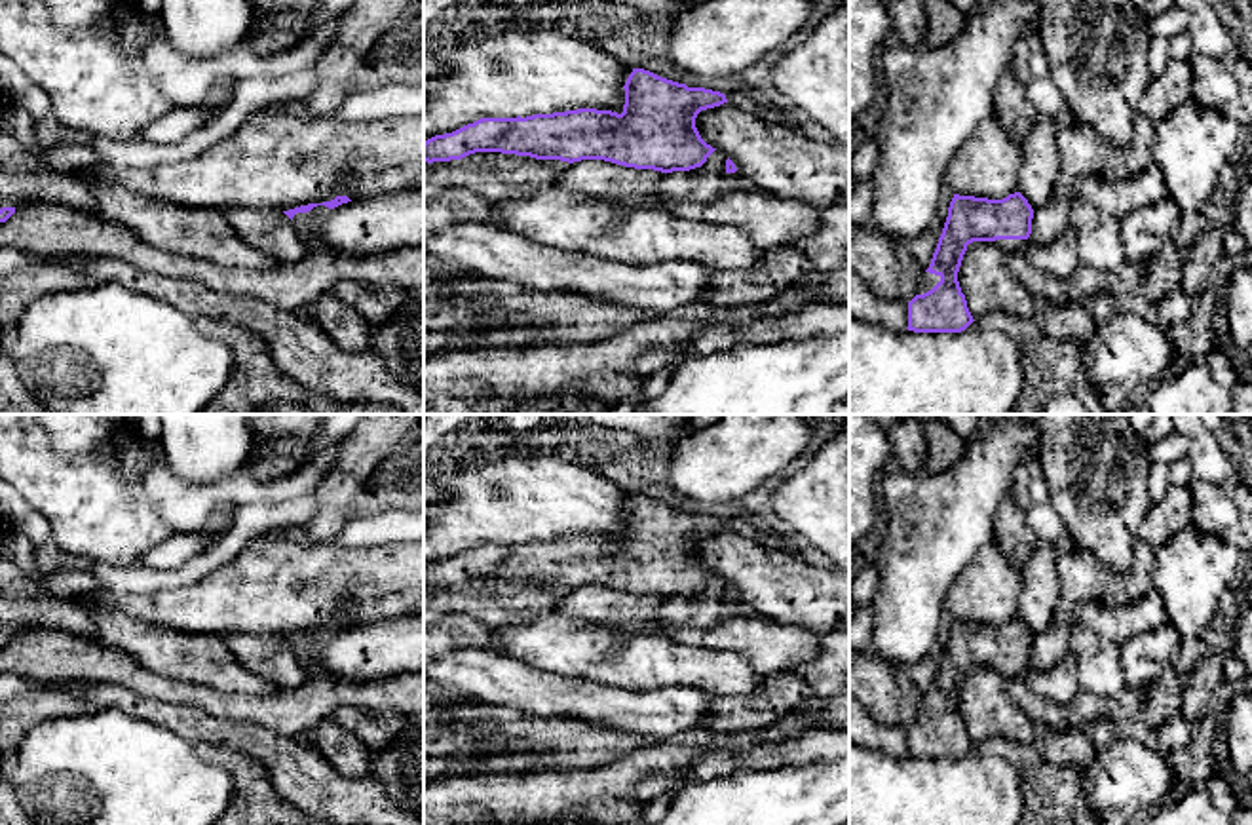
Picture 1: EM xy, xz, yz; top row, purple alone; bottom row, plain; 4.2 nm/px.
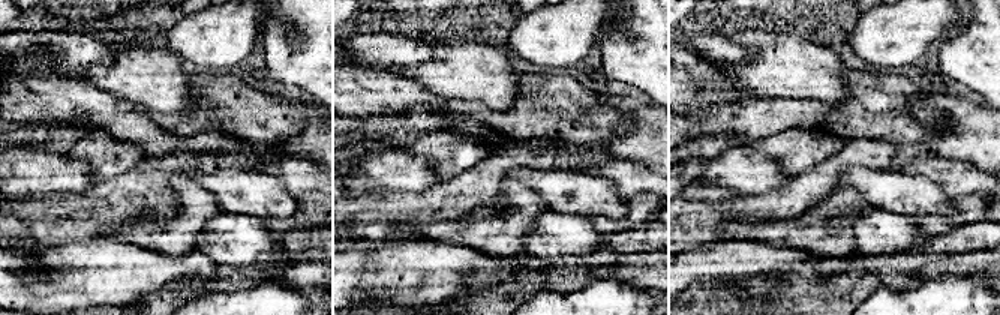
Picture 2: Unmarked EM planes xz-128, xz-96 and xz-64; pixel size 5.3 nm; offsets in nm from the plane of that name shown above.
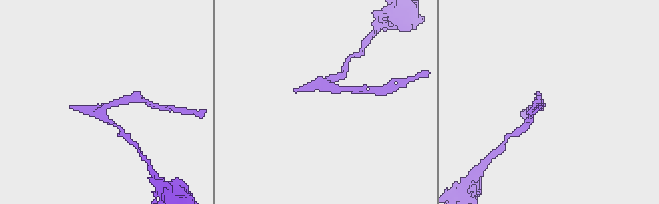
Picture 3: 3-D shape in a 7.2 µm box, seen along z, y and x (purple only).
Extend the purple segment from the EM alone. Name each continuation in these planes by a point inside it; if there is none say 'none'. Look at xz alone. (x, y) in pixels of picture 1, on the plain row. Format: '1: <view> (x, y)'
none

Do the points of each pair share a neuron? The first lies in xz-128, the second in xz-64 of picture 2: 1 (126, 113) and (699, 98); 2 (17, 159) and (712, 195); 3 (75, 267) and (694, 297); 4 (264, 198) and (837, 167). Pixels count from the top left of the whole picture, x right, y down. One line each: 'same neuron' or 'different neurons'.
1: same neuron
2: different neurons
3: different neurons
4: different neurons

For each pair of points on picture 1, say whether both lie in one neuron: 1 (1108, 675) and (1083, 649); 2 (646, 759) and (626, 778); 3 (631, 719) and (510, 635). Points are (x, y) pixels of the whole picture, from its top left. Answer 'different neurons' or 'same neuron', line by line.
1: same neuron
2: same neuron
3: different neurons

